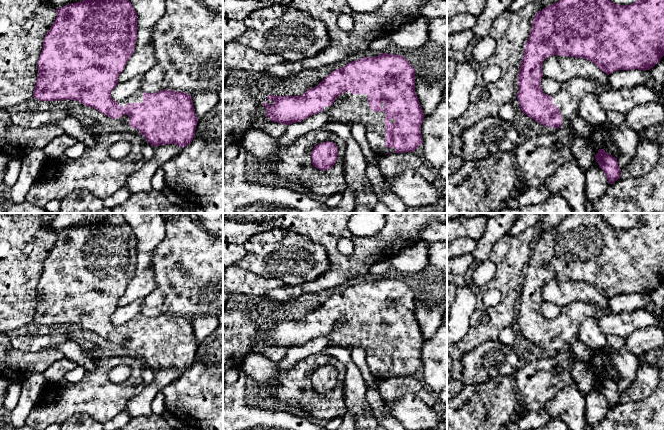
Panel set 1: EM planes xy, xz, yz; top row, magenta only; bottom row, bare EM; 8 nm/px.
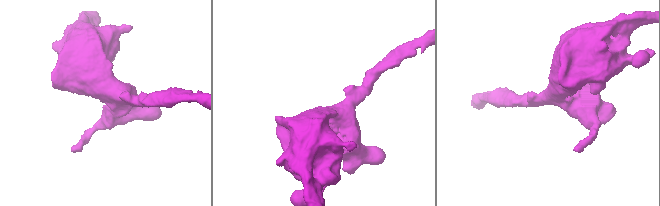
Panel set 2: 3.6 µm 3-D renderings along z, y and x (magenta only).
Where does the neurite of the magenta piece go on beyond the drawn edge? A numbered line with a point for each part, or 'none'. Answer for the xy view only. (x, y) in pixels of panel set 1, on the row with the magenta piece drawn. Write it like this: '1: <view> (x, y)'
1: xy (137, 97)

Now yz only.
1: yz (568, 99)

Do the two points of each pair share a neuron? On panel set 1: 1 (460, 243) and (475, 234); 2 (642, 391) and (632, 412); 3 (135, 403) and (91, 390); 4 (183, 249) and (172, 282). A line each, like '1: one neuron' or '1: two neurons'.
1: two neurons
2: two neurons
3: two neurons
4: one neuron

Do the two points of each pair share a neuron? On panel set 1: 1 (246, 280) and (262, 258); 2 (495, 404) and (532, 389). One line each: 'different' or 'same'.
1: different
2: different

